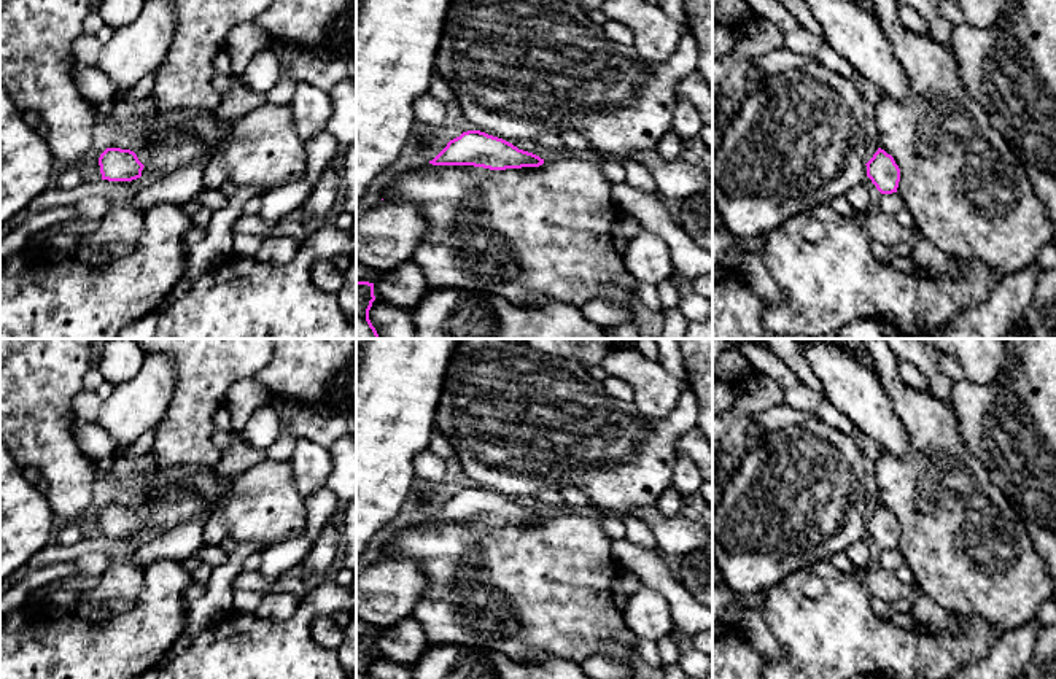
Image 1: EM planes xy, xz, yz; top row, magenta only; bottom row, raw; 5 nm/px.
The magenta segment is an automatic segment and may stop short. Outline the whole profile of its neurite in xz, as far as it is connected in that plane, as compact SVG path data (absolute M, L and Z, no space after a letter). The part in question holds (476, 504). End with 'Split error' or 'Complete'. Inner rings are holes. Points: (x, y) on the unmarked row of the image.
M468 487L450 496L447 502L429 517L433 522L474 522L490 526L539 523L544 515L518 506L512 499L480 487Z. Complete

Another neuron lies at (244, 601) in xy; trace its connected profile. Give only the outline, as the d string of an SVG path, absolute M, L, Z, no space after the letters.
M239 590L234 592L232 607L237 614L254 614L264 599L264 593Z

